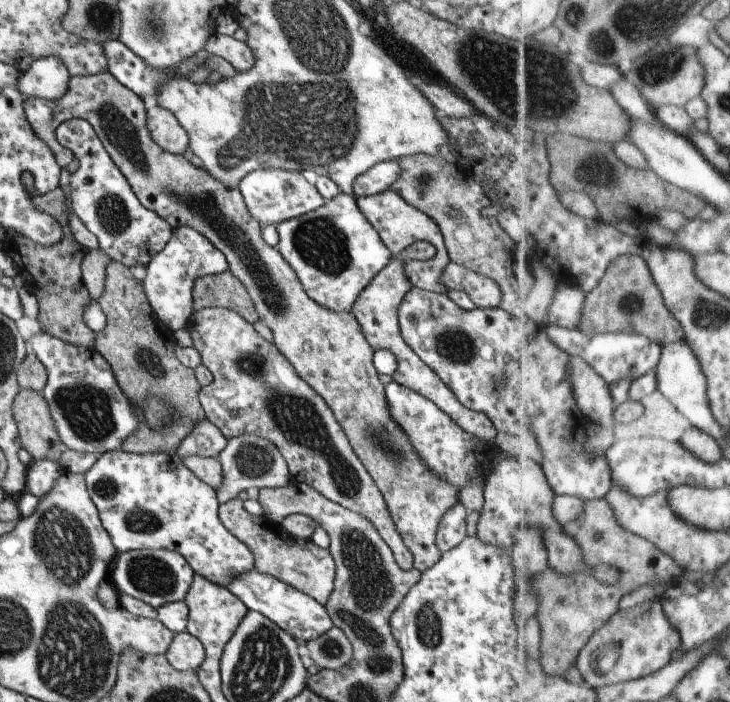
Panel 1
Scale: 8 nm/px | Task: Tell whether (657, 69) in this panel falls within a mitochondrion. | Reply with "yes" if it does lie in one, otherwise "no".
yes

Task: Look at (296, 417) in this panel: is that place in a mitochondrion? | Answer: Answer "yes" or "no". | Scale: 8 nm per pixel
yes

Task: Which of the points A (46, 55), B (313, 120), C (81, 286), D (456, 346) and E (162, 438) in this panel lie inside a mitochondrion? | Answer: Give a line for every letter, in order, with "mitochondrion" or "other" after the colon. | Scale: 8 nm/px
A: other
B: mitochondrion
C: other
D: mitochondrion
E: other

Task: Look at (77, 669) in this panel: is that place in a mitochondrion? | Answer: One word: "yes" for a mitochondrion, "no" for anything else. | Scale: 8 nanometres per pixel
yes

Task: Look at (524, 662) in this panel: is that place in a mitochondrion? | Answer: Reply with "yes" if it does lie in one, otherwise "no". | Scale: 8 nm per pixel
no

